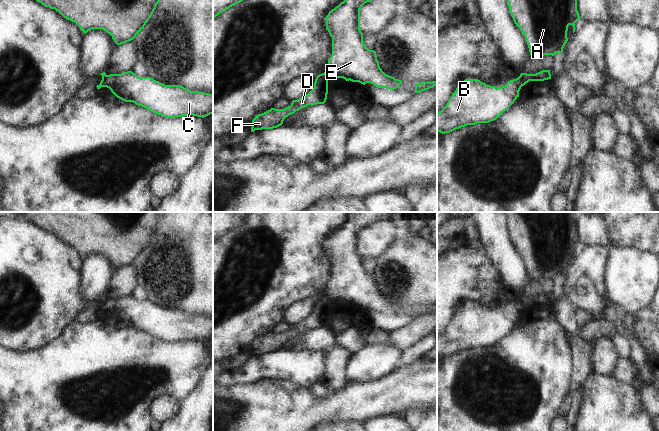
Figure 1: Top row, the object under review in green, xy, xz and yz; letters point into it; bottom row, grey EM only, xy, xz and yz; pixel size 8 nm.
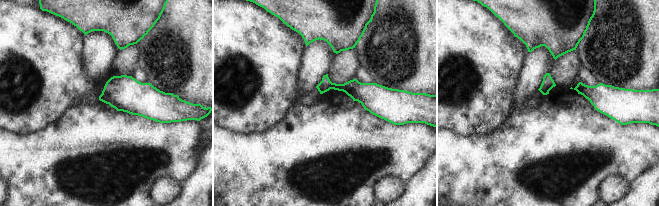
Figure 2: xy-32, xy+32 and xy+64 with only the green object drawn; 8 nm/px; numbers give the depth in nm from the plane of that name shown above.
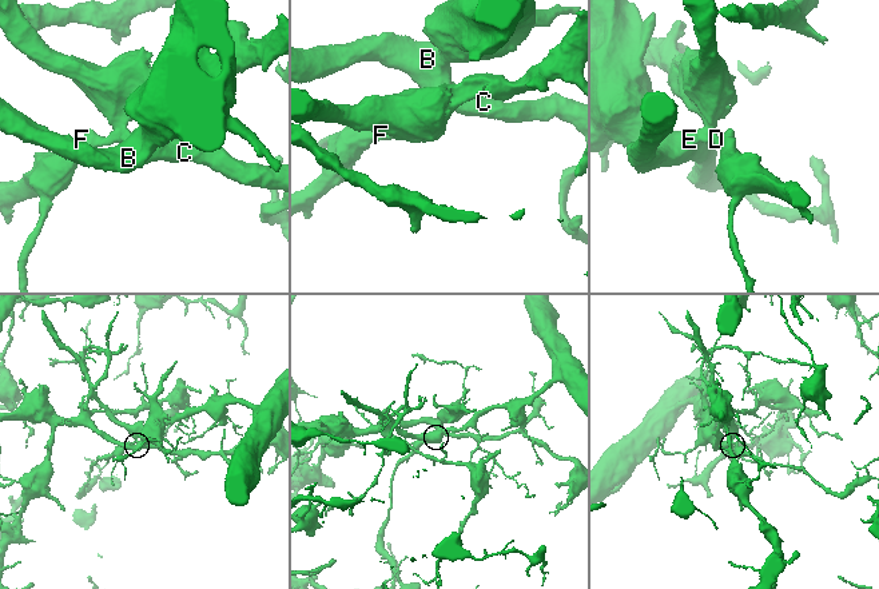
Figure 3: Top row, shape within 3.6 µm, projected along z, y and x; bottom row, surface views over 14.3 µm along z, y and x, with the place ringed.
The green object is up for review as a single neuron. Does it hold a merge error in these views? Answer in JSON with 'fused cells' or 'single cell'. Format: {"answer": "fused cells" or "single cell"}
{"answer": "fused cells"}

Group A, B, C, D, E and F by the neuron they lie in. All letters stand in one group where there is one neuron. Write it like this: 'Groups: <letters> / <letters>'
Groups: A D F / B C E

